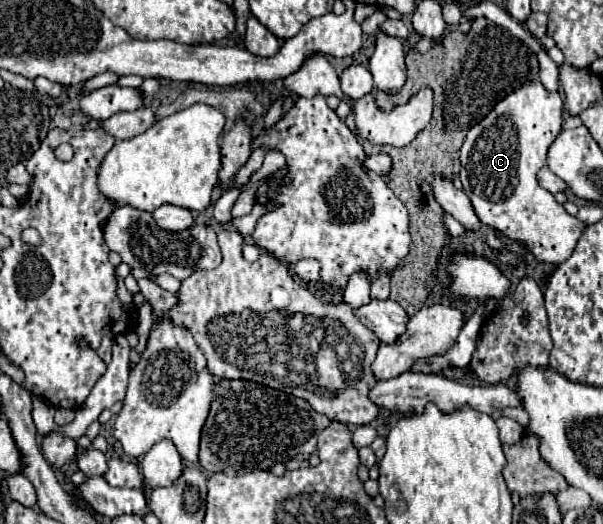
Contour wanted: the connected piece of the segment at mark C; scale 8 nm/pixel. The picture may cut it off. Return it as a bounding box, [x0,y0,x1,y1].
[459,81,585,265]

